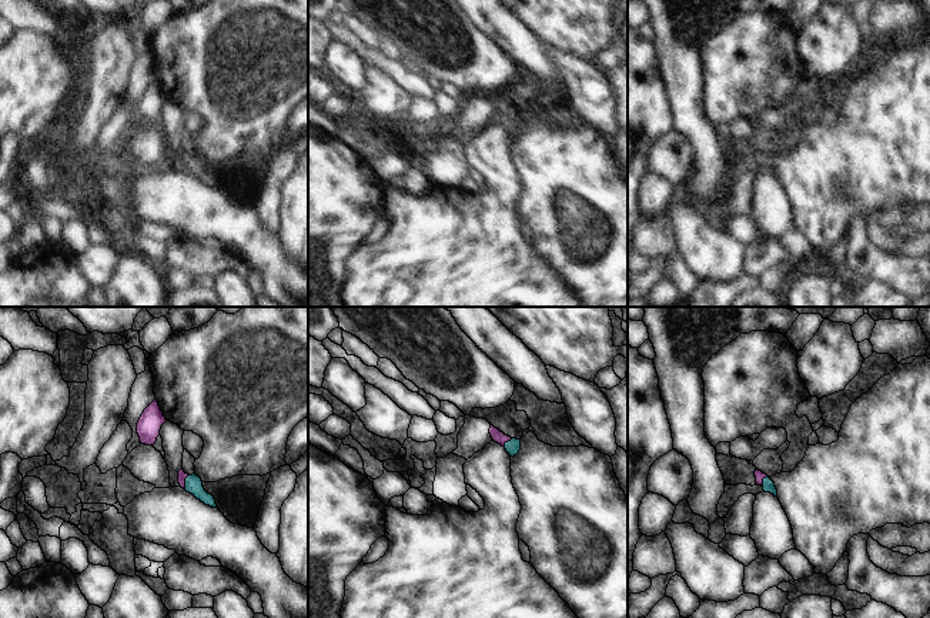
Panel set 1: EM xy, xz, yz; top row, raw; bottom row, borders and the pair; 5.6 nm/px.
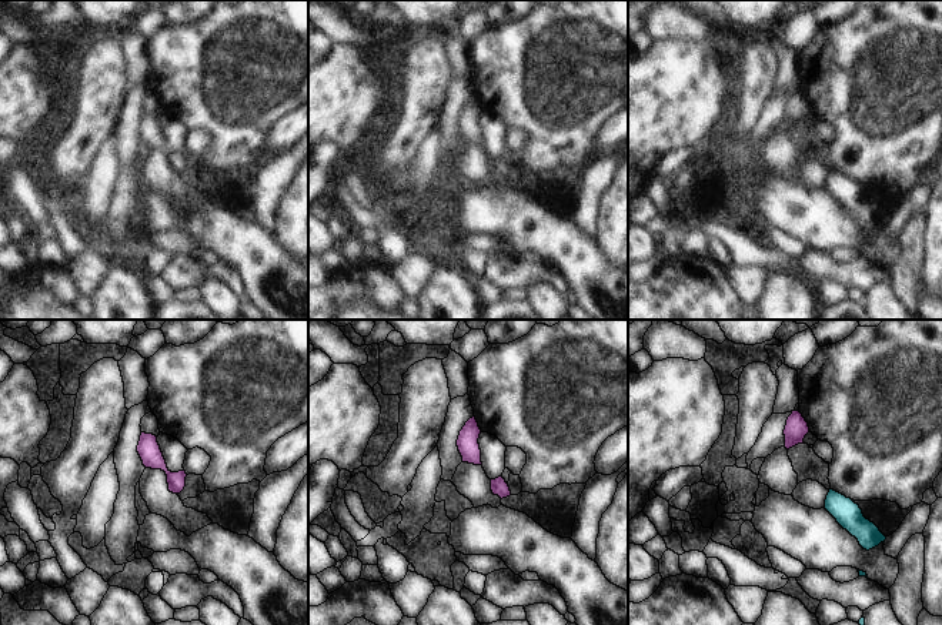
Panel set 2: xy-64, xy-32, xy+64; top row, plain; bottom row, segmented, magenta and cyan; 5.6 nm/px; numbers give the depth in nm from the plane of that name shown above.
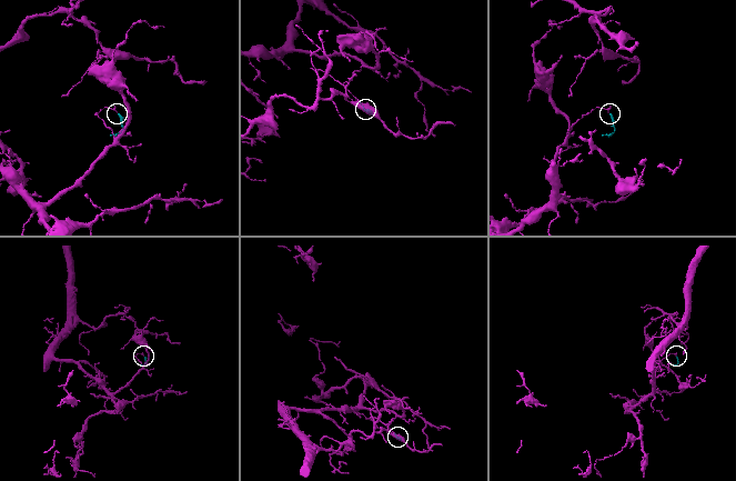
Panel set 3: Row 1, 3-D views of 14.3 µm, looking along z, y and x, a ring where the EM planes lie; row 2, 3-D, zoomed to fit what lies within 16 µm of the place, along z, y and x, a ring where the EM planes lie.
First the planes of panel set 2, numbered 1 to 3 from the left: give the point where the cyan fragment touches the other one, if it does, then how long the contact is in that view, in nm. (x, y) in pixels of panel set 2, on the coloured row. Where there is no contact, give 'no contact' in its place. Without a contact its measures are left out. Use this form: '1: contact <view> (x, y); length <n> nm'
1: no contact
2: no contact
3: no contact

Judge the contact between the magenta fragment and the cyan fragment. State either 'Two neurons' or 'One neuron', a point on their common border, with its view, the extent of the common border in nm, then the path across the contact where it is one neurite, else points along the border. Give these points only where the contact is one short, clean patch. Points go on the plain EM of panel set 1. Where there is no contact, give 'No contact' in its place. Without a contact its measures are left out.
One neuron. Touches magenta at xy (184, 161). Shared border 80 nm. Path across: xy (181, 156), (184, 161), (193, 163)

